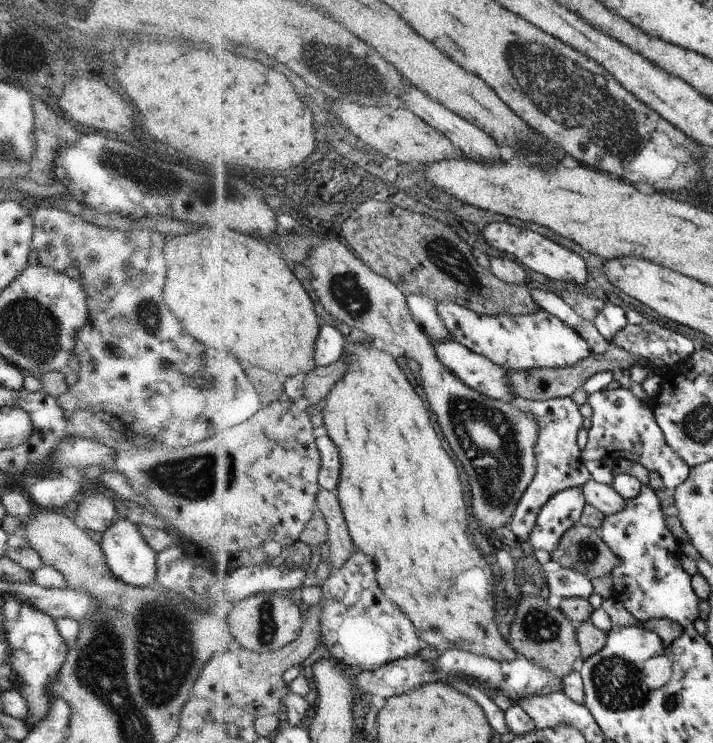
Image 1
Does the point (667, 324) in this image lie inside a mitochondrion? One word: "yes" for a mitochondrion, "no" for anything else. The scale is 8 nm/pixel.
no

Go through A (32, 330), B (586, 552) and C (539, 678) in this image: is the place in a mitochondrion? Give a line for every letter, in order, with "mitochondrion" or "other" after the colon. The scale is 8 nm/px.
A: mitochondrion
B: mitochondrion
C: other

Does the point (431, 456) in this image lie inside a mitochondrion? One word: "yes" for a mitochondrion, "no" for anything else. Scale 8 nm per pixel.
no

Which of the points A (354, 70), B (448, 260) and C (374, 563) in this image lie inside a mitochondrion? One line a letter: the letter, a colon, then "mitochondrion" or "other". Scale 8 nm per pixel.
A: mitochondrion
B: mitochondrion
C: other

